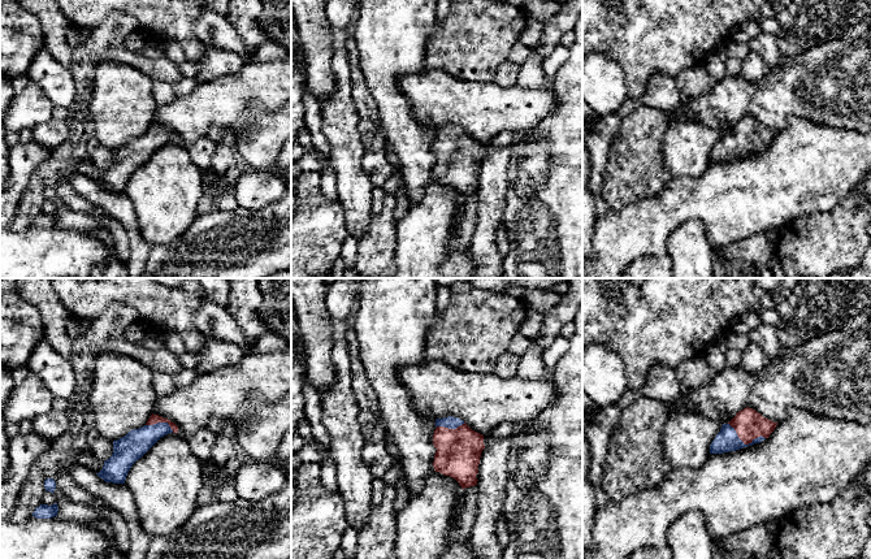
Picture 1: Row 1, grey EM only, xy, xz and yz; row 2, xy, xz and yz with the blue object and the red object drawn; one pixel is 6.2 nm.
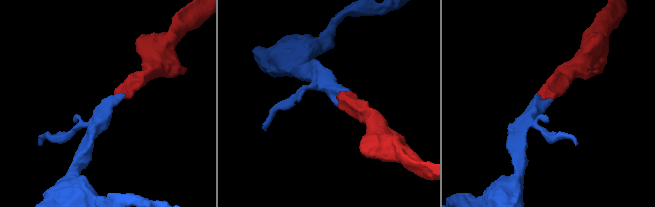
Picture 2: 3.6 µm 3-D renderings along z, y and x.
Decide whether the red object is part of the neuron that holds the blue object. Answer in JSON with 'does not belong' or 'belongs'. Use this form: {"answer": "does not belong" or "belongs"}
{"answer": "belongs"}

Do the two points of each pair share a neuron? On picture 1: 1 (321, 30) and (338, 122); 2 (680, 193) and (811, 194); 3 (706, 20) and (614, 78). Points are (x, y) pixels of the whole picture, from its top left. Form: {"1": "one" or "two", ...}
{"1": "two", "2": "one", "3": "two"}

